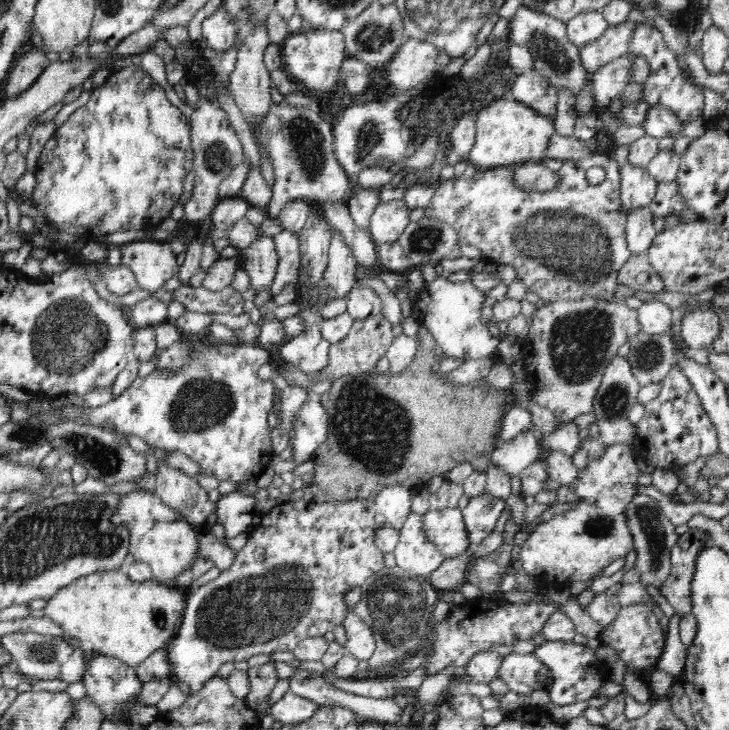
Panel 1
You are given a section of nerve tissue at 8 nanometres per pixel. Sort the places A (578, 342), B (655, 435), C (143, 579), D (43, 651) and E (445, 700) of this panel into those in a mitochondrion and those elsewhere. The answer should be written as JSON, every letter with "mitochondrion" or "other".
{"A":"mitochondrion","B":"other","C":"other","D":"mitochondrion","E":"other"}

